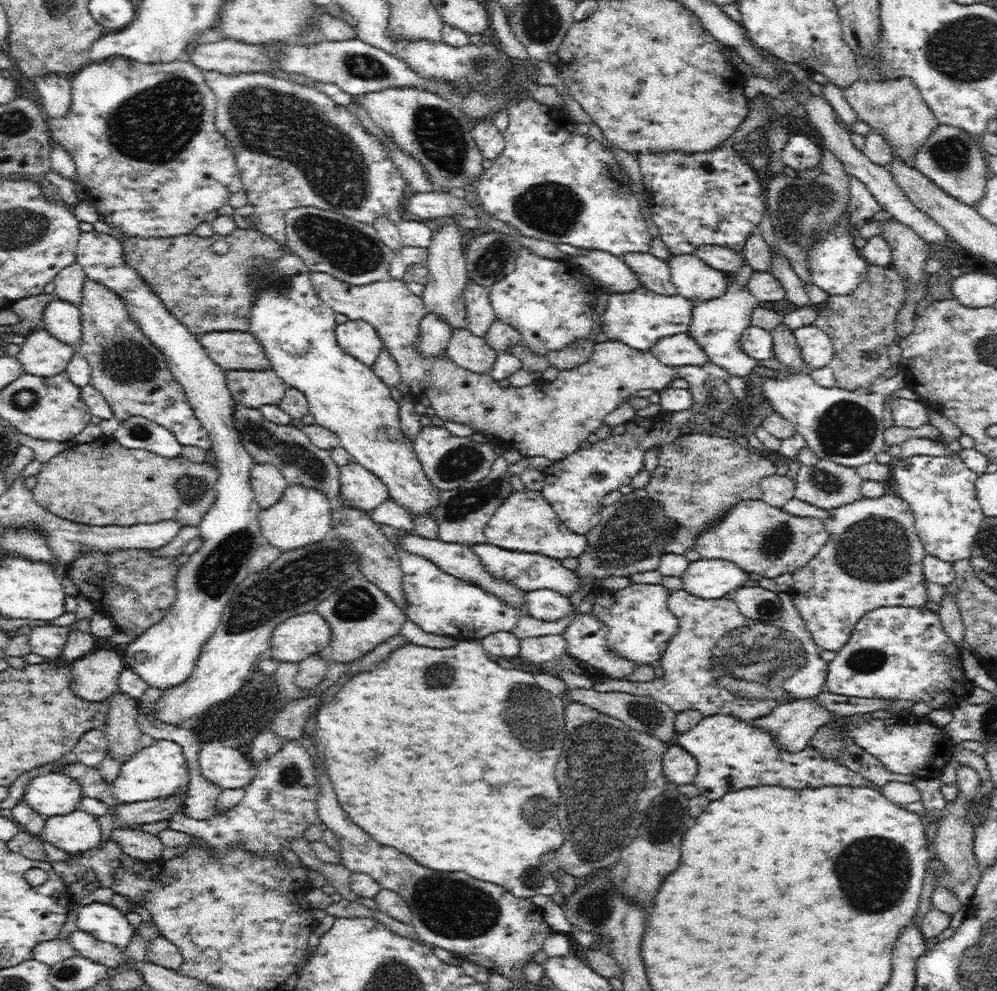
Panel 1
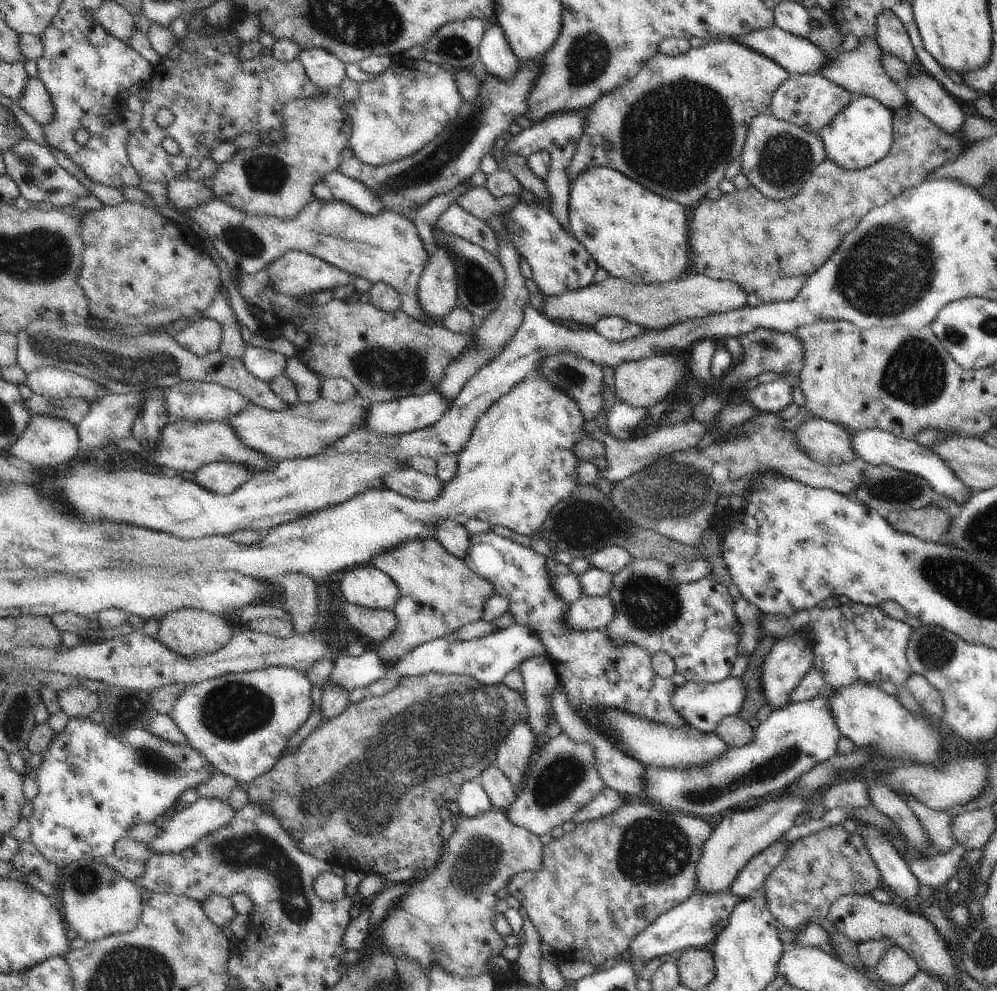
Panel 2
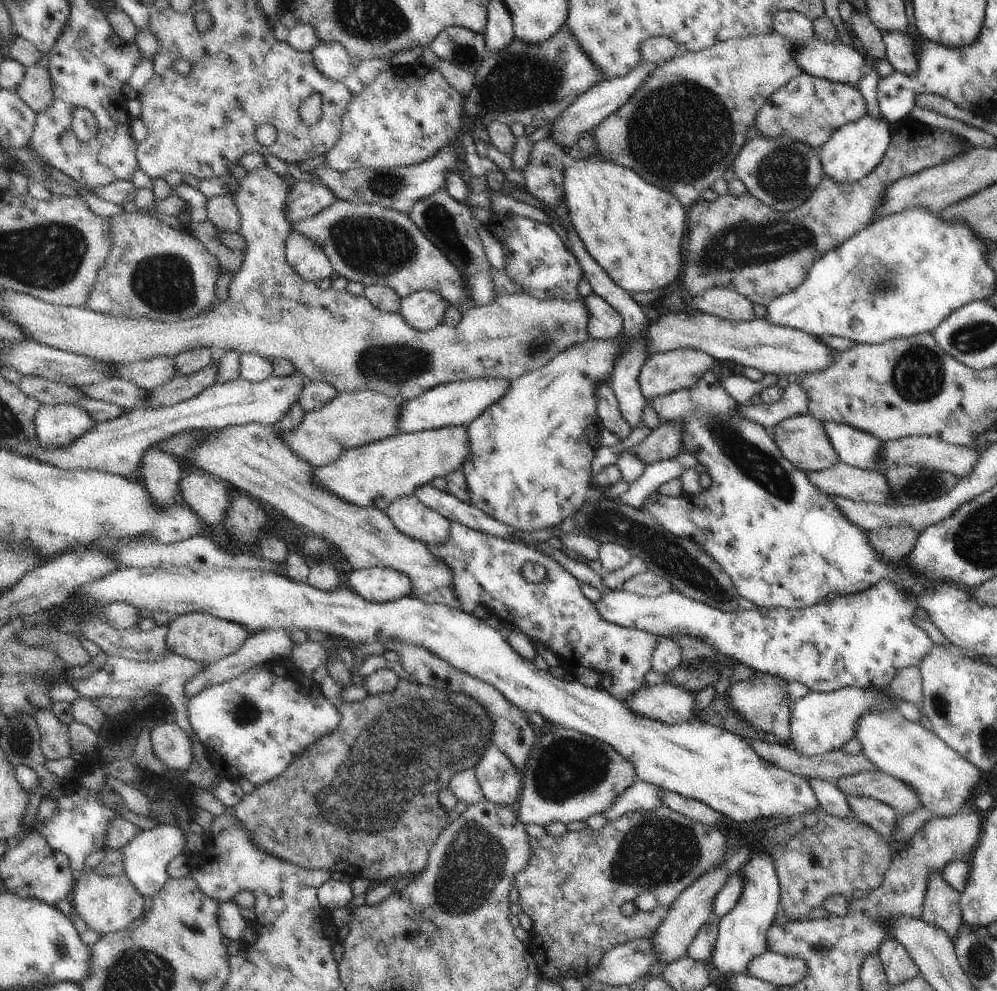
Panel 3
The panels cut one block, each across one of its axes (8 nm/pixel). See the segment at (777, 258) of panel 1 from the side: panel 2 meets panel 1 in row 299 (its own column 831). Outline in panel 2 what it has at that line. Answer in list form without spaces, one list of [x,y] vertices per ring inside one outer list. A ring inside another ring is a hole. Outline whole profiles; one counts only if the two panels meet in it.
[[[859,778],[851,780],[841,780],[835,786],[825,788],[821,796],[821,804],[825,810],[833,808],[859,808],[859,806],[869,806],[869,794],[867,794],[867,784],[863,784]]]

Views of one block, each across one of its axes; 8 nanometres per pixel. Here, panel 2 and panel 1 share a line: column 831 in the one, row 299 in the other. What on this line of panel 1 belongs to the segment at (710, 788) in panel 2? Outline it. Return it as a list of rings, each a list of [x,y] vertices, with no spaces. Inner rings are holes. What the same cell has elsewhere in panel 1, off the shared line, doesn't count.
[[[732,284],[732,286],[728,286],[728,292],[722,298],[714,298],[710,302],[696,302],[694,304],[694,318],[688,328],[690,338],[694,338],[696,344],[706,352],[708,362],[722,366],[724,370],[728,370],[734,376],[740,376],[742,380],[746,380],[746,376],[752,374],[752,370],[756,366],[760,366],[760,362],[750,358],[742,350],[742,344],[740,344],[744,330],[748,330],[752,326],[752,310],[756,306],[758,306],[758,302],[750,294],[748,288]]]

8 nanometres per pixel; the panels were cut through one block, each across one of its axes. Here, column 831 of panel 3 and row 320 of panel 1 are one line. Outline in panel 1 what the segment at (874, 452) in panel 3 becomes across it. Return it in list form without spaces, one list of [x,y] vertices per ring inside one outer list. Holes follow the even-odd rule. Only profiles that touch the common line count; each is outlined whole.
[[[426,314],[420,324],[420,340],[416,342],[418,352],[426,358],[446,356],[446,348],[452,334],[454,334],[454,328],[450,326],[450,322],[446,322],[438,314]]]

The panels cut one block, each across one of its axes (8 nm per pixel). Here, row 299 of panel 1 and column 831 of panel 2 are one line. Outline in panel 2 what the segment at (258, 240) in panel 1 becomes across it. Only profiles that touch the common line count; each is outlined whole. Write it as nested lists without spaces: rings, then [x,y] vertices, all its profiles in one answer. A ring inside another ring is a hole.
[[[909,102],[893,110],[893,144],[889,152],[875,164],[863,170],[845,170],[833,160],[823,160],[807,182],[789,200],[771,200],[763,196],[755,186],[723,194],[719,200],[703,198],[693,210],[689,220],[689,250],[691,250],[691,272],[713,280],[727,280],[739,284],[747,294],[755,292],[761,304],[789,302],[803,288],[805,280],[821,266],[841,242],[841,238],[855,228],[855,224],[873,208],[887,204],[897,198],[905,188],[921,184],[937,168],[951,164],[963,152],[963,140],[941,132],[931,120],[927,120]]]

